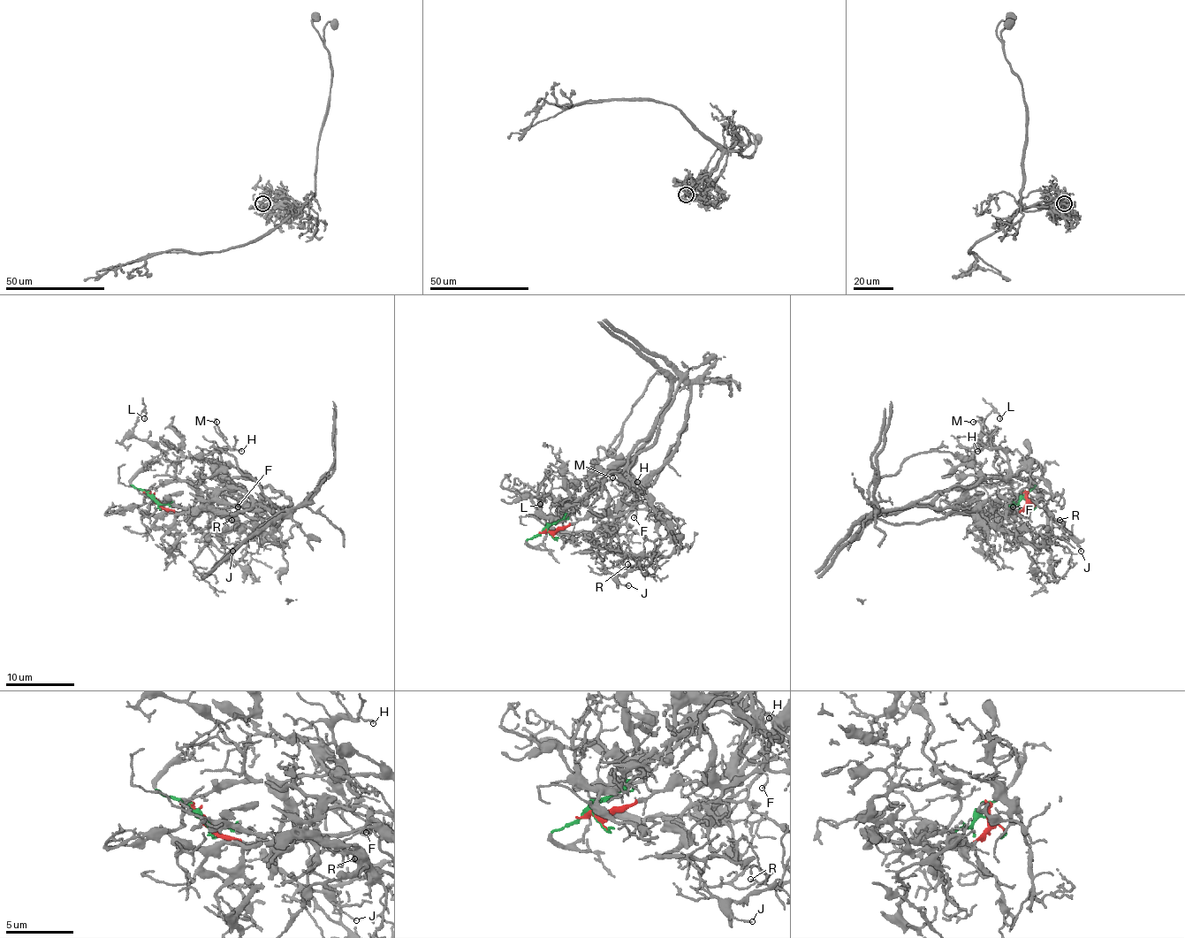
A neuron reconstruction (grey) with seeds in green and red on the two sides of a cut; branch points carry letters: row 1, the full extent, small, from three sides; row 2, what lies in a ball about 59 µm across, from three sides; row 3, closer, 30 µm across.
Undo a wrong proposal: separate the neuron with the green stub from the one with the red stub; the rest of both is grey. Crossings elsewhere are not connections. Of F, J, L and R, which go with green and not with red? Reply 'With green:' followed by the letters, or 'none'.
With green: L

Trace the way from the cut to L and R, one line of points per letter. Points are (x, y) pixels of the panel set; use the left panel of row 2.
L: (151, 498), (186, 510), (140, 507), (149, 490), (178, 477), (132, 432), (142, 410), (144, 419)
R: (151, 498), (177, 512), (229, 508), (242, 496), (260, 498), (265, 505), (249, 522), (232, 521)

